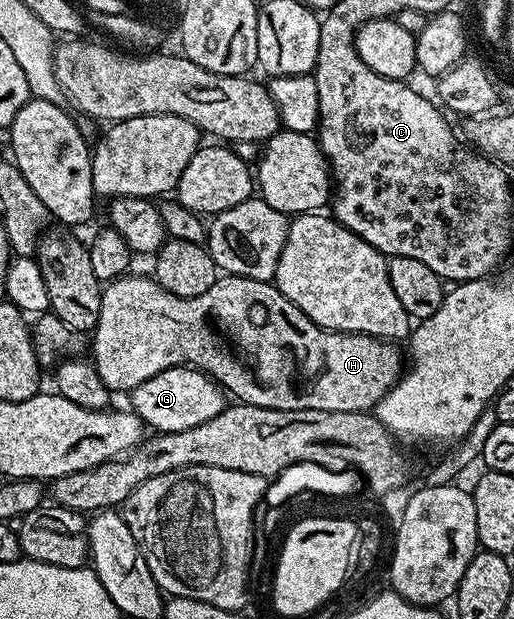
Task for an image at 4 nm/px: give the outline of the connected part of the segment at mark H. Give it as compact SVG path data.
M126 273L119 279L113 280L112 283L104 284L102 290L102 308L99 310L98 323L95 325L91 332L91 339L93 339L93 356L91 356L91 362L96 367L99 377L103 377L103 385L109 387L110 392L117 393L117 391L125 391L125 393L131 393L139 385L143 385L143 381L147 381L151 377L155 377L159 373L163 373L167 369L172 367L184 367L186 365L198 370L205 372L206 375L212 377L230 396L234 395L234 400L242 403L250 403L256 407L266 407L267 409L275 409L276 411L302 411L303 409L319 409L320 411L367 411L372 412L378 401L388 393L397 383L397 380L401 378L403 374L403 362L401 363L401 353L403 357L403 351L401 351L396 342L387 339L378 339L375 335L352 335L349 331L328 331L326 327L321 327L315 321L311 321L311 317L307 317L296 305L288 299L284 293L277 288L272 282L264 283L263 281L255 281L254 279L248 279L242 275L231 275L228 273L222 274L216 281L215 285L211 285L211 289L207 289L207 293L199 293L199 297L175 297L175 293L167 293L167 289L163 289L157 283L157 280L150 277L148 274L145 275L133 275L134 273Z

